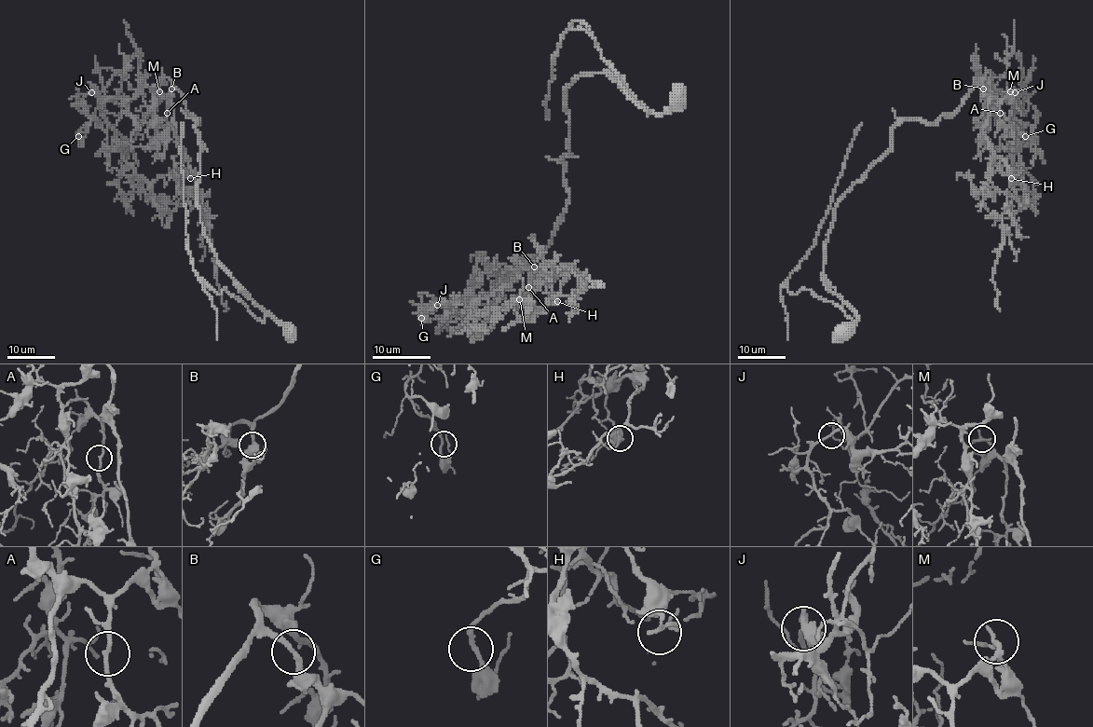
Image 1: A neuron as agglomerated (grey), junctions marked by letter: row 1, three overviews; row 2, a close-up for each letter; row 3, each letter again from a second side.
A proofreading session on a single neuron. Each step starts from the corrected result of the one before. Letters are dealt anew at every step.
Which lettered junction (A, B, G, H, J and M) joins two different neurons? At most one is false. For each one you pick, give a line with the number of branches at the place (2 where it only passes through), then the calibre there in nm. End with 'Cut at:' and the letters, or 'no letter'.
Cut at: no letter

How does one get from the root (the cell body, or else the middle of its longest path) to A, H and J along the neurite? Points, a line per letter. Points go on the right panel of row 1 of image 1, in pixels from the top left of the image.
A: (847, 192), (892, 145), (892, 130), (901, 119), (934, 123), (952, 114), (976, 85), (1000, 102), (1000, 113)
H: (847, 192), (892, 145), (901, 119), (934, 123), (976, 85), (990, 101), (989, 147), (1011, 178)
J: (847, 192), (892, 145), (901, 119), (934, 123), (952, 114), (976, 78), (994, 104), (1015, 92)

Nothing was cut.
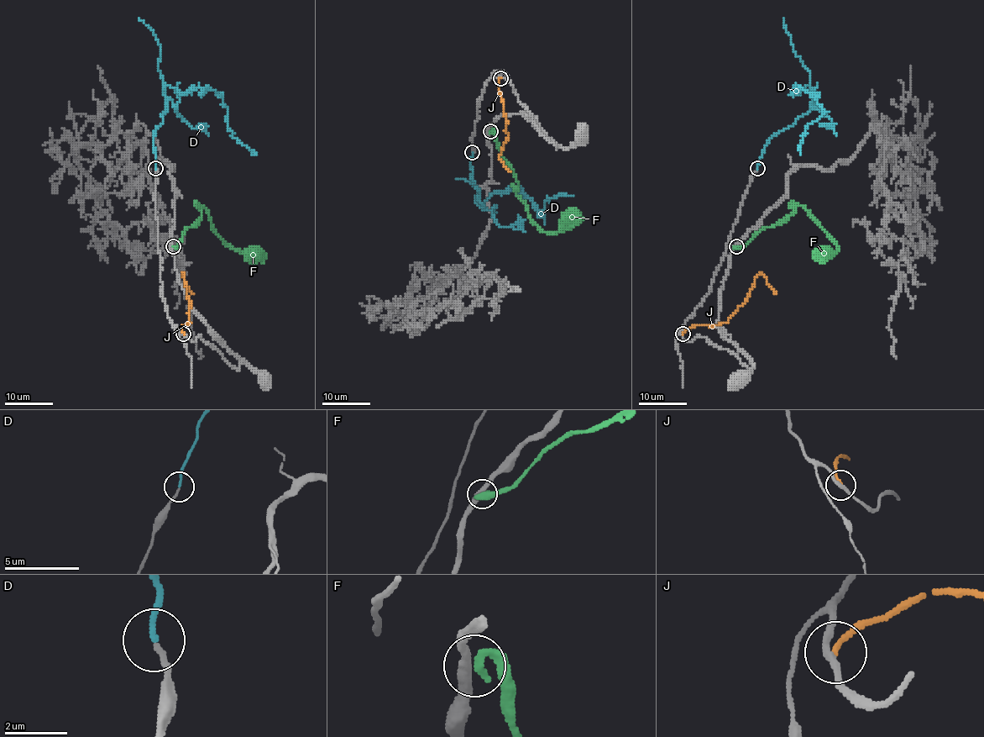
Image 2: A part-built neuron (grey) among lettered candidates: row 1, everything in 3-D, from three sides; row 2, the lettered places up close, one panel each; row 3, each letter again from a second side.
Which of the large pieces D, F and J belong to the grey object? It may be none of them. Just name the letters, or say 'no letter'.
D

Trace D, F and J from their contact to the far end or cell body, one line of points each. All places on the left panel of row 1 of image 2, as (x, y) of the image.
D: (154, 168), (154, 131), (167, 108), (165, 86), (180, 92), (211, 88), (227, 108), (234, 137), (257, 154)
F: (173, 246), (199, 218), (201, 204), (212, 228), (232, 246), (241, 251), (251, 250), (259, 256)
J: (184, 334), (184, 324), (187, 325), (190, 322), (191, 302), (187, 297), (182, 273), (181, 276), (193, 294)

